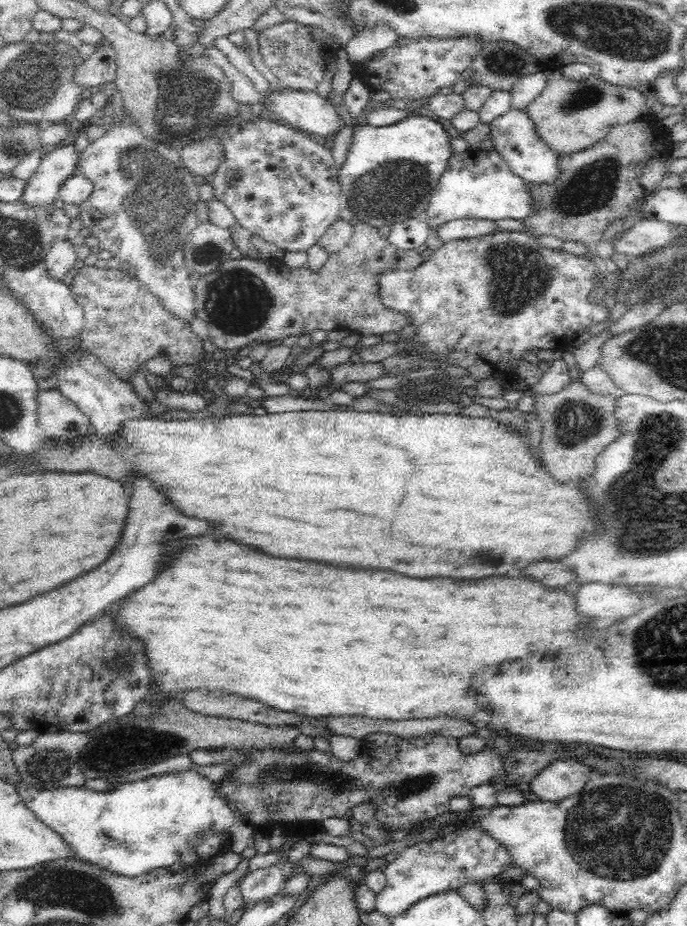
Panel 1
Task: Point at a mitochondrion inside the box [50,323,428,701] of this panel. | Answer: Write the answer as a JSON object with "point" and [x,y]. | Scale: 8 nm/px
{"point":[121,664]}

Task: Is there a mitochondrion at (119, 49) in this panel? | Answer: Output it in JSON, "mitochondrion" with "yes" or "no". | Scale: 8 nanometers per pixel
{"mitochondrion":"no"}

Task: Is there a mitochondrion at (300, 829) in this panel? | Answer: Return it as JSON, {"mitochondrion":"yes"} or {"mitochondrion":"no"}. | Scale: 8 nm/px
{"mitochondrion":"no"}

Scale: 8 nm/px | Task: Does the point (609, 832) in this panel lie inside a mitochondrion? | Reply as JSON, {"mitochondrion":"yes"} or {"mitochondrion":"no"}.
{"mitochondrion":"yes"}

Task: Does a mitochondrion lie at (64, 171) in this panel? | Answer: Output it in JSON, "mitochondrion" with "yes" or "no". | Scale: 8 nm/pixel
{"mitochondrion":"no"}

